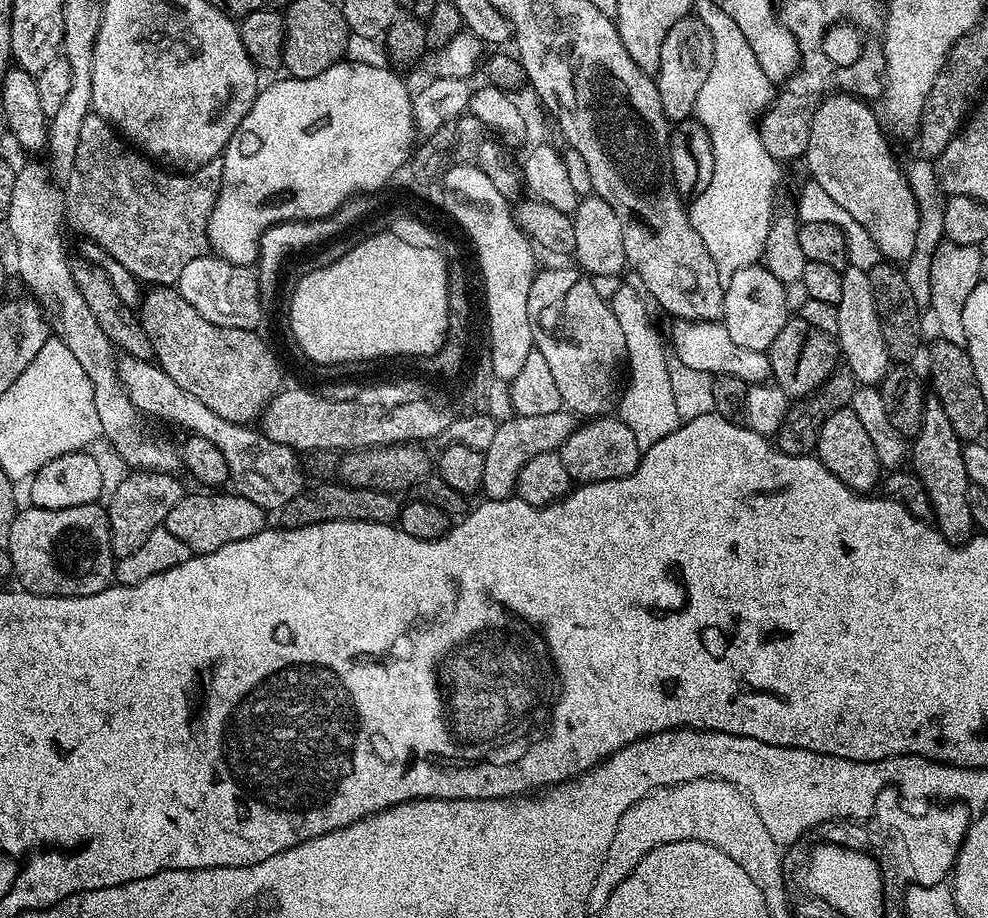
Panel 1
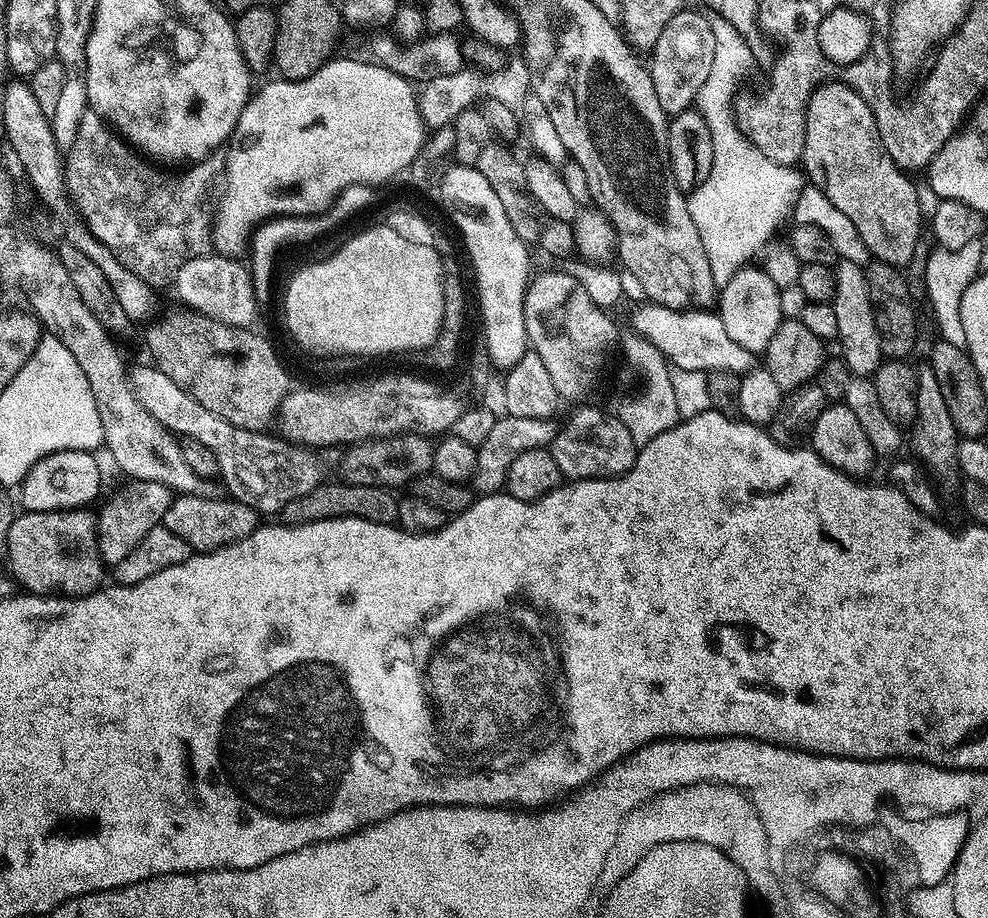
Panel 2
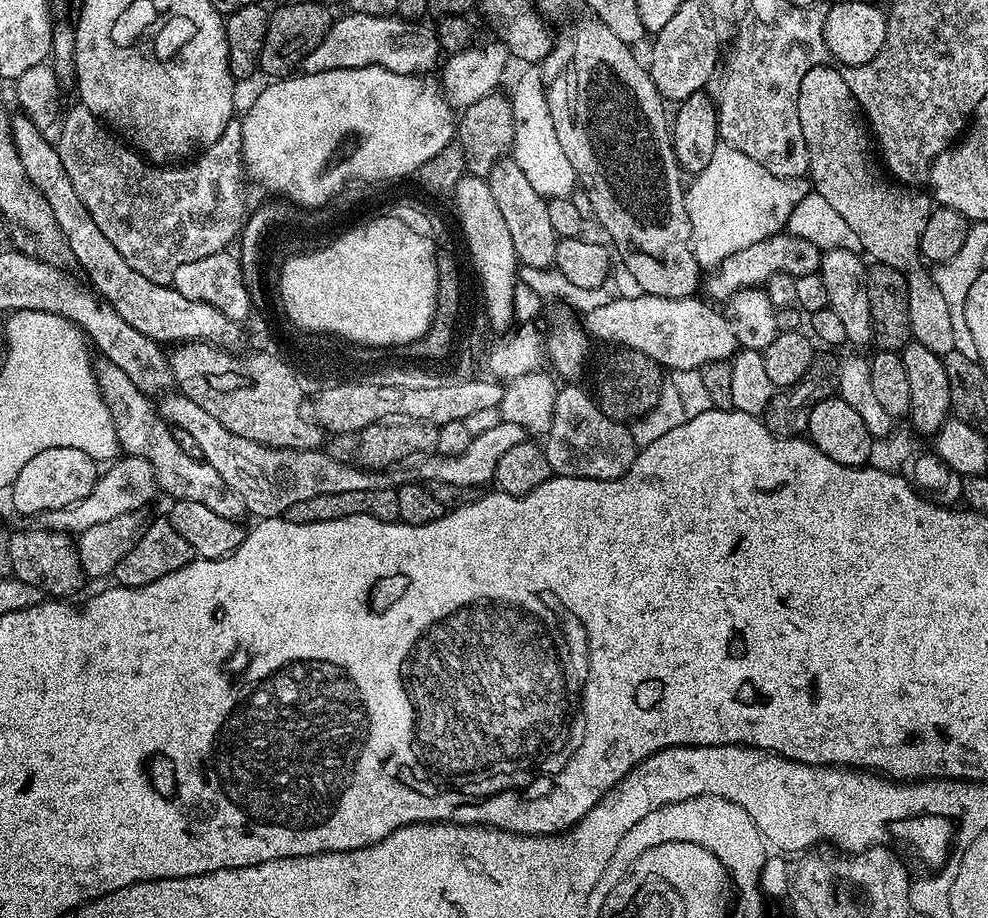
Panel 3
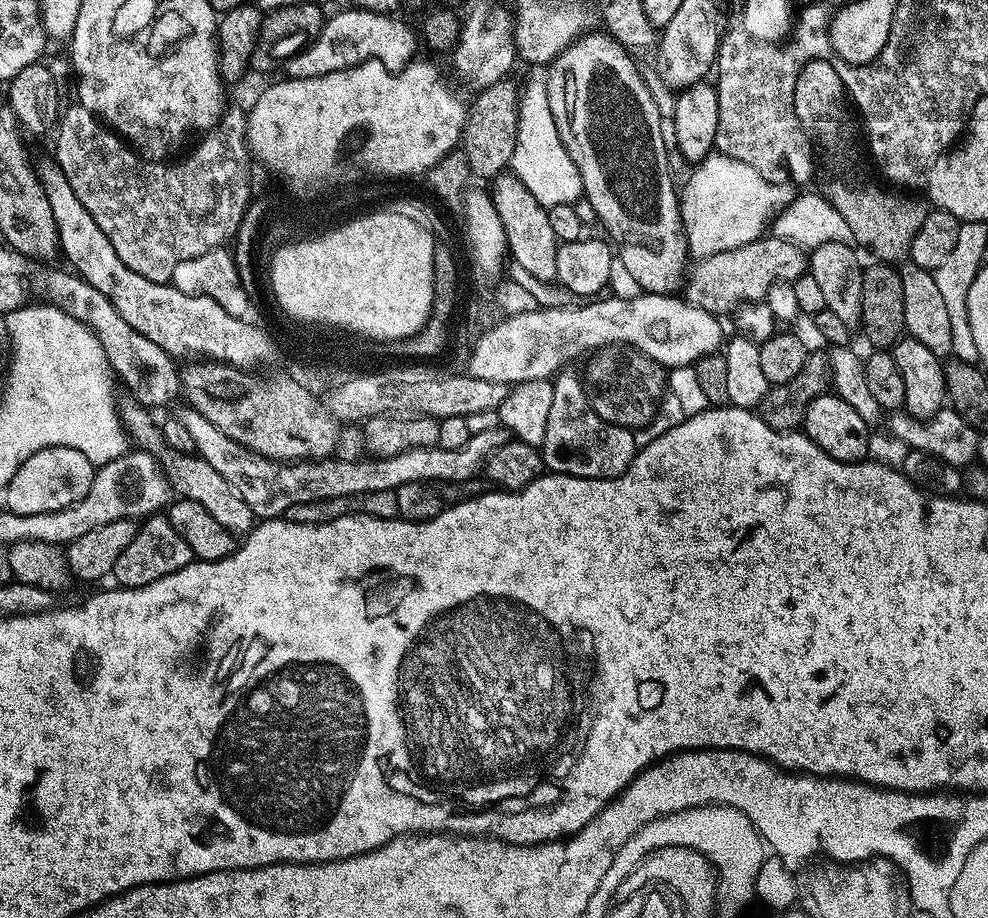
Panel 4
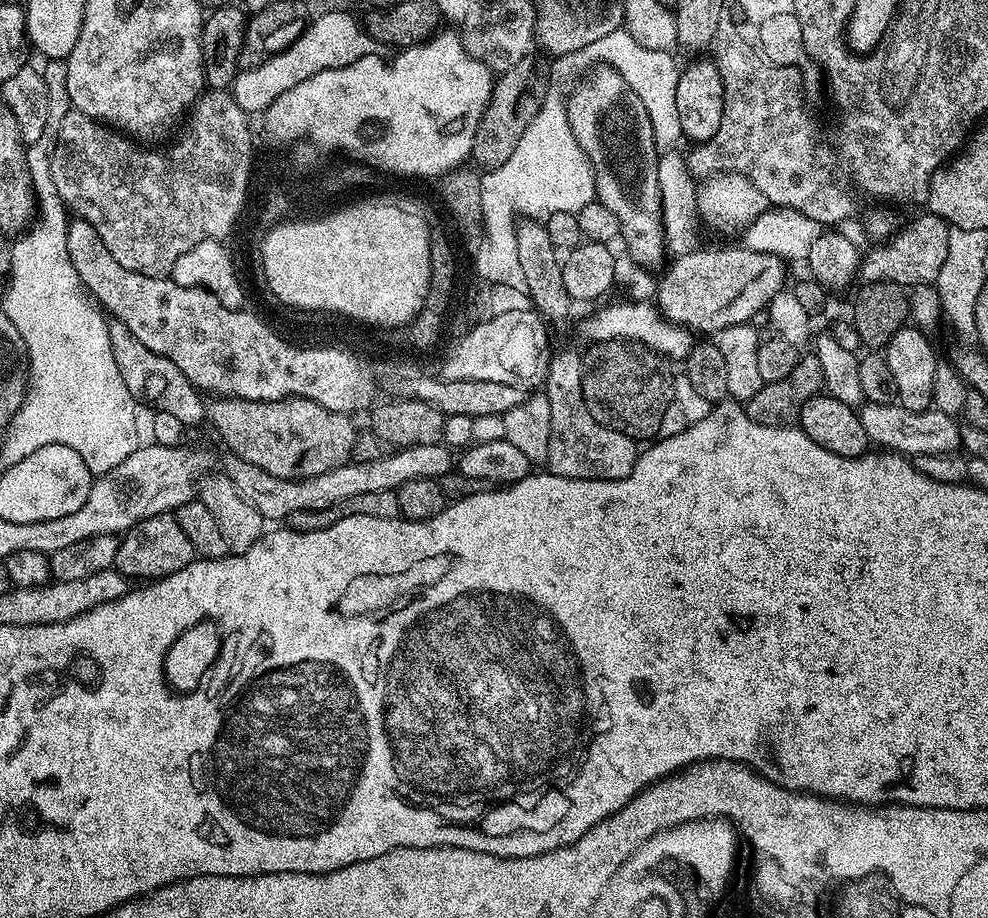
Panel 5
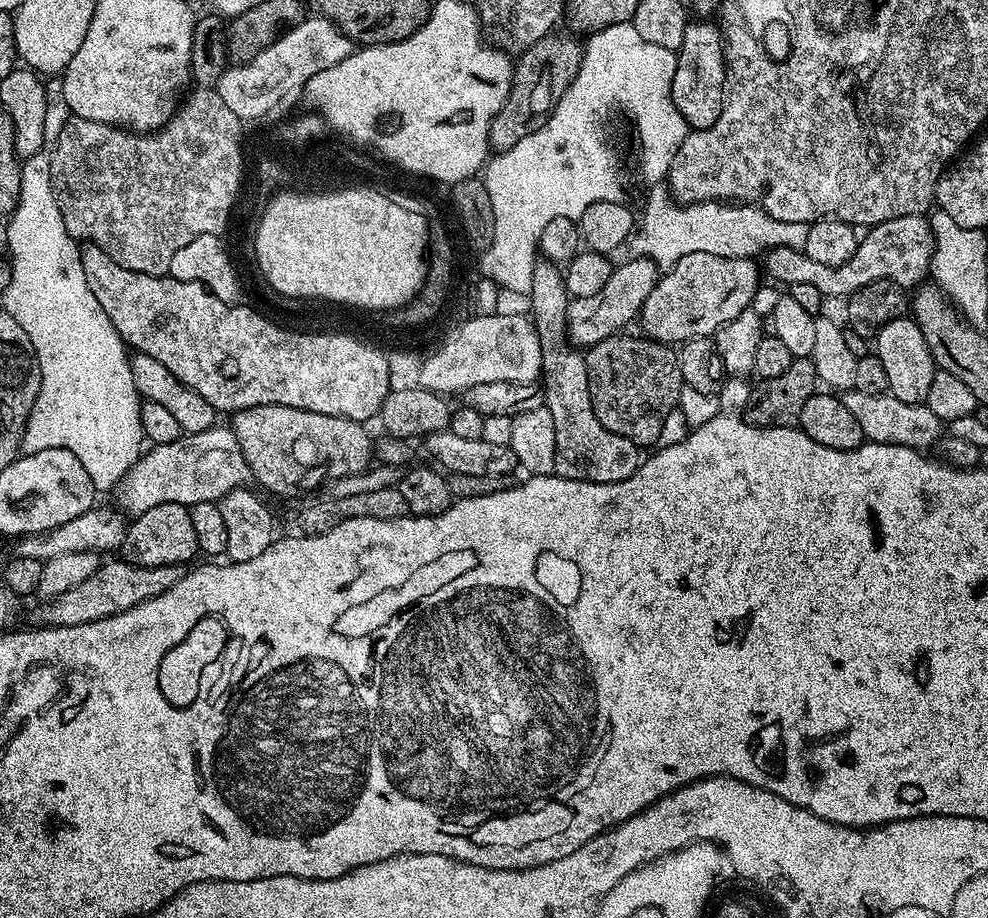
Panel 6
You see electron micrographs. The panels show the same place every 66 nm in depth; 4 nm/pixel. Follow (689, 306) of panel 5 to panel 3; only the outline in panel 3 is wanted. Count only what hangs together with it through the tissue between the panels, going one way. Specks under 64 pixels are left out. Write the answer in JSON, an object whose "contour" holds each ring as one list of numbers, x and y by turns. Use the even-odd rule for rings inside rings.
{"contour":[[777,234,754,243,746,250,740,250,732,254,716,268,707,273,703,281,703,291,708,291,707,299,712,302,722,300,728,302,736,292,744,288,759,288,767,285,768,279,774,274,790,274,791,276,801,276,811,272,819,272,820,257,822,249,806,238,796,237,789,234]]}

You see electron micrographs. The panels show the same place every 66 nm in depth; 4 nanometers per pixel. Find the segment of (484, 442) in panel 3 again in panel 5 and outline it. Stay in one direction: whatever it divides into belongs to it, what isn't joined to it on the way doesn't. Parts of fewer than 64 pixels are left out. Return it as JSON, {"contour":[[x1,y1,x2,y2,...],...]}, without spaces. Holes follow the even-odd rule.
{"contour":[[427,444,426,446,410,446,391,451,387,456,374,462,358,462,353,459,347,464,334,470,326,470,326,474,311,476,305,480,283,480,274,478,274,474,266,474,258,466,245,460,229,459,226,475,232,479,234,486,246,494,246,499,263,514,265,521,287,521,294,510,322,510,334,506,338,502,346,502,346,498,354,498,354,494,371,494,377,490,395,492,402,482,410,482,410,478,430,478,439,480,440,477,453,471,454,452,447,444]]}

